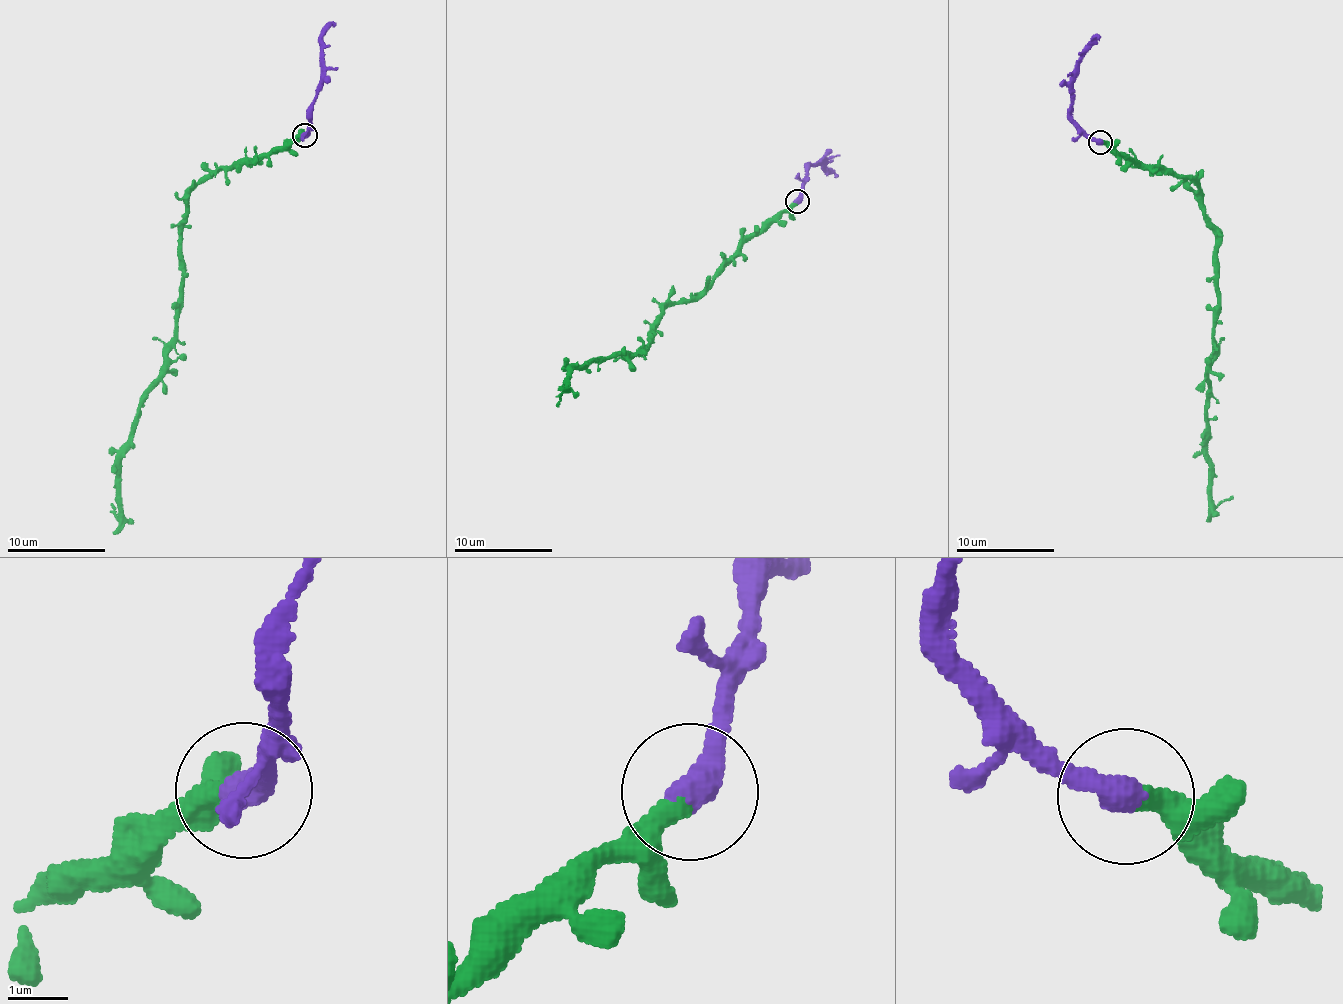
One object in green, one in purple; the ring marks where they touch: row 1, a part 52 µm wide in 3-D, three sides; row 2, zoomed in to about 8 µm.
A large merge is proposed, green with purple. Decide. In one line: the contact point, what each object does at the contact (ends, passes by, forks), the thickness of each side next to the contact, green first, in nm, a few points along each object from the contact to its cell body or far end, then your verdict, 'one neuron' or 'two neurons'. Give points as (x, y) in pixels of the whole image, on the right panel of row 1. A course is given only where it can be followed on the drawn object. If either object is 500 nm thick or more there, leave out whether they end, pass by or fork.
at (1100, 142); green ends there; purple ends there; 360 nm thick on the green side, 480 nm on the other; green runs (1101, 142), (1190, 178), (1203, 197), (1216, 235), (1218, 318), (1207, 377), (1209, 499), (1232, 496); purple runs (1101, 142), (1070, 115), (1074, 65), (1087, 44), (1101, 36); one neuron

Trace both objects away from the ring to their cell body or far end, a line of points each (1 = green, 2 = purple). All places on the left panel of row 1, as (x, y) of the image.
1: (304, 135), (220, 169), (189, 193), (175, 346), (120, 457), (116, 515), (110, 504)
2: (304, 135), (321, 77), (322, 36), (331, 23)

